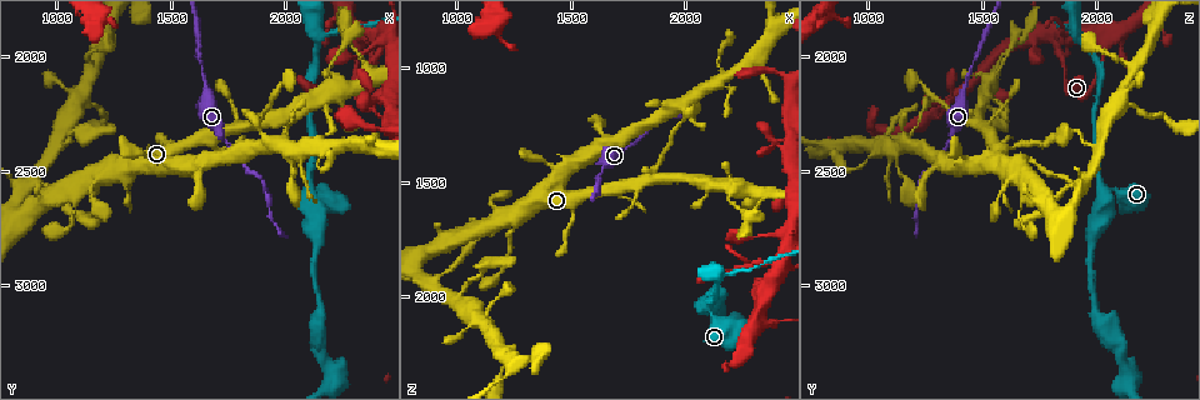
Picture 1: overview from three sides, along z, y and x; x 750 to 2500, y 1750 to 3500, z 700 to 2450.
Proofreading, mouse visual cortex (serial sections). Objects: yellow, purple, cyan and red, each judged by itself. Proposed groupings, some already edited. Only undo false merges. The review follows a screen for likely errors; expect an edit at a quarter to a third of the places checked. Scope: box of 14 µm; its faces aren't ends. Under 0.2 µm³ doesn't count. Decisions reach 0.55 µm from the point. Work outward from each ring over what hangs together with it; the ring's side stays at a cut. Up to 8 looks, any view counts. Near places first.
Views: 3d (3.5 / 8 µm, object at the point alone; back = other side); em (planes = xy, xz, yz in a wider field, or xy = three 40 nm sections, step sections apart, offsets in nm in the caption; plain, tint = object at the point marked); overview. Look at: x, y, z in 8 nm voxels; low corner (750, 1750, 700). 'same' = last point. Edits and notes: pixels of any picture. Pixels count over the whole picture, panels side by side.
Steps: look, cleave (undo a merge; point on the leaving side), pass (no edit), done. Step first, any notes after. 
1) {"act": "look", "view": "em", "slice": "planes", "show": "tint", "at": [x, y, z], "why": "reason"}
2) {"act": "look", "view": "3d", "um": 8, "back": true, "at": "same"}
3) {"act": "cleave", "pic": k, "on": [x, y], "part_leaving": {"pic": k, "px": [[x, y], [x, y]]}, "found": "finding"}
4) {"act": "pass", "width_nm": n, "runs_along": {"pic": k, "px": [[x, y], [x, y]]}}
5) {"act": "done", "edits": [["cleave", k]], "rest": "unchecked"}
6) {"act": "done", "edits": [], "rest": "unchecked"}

{"act": "look", "view": "3d", "um": 8, "back": true, "at": [960, 2450, 2000], "why": "three-way junction"}

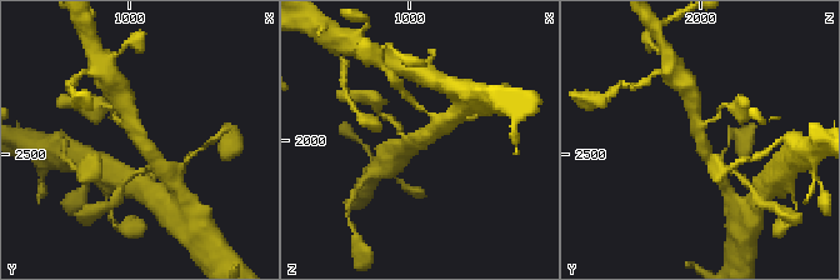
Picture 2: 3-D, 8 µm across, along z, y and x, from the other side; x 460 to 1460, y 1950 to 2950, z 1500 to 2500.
{"act": "look", "view": "3d", "um": 3.5, "at": [960, 2440, 1990], "why": "zoom in"}

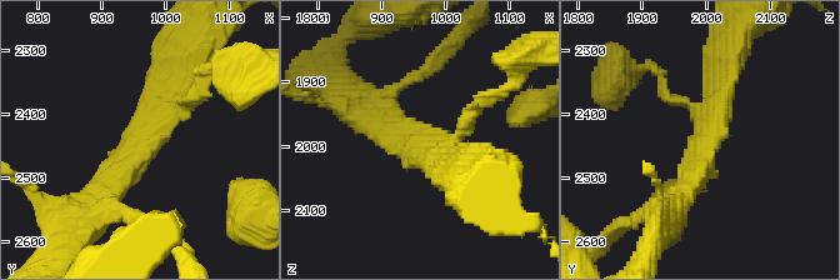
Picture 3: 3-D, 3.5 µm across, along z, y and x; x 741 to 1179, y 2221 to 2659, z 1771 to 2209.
{"act": "pass", "arm_widths_nm": [150, 250, 300], "found": "continuous, no second cell"}

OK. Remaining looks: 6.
{"act": "look", "view": "3d", "um": 3.5, "at": [1130, 2160, 2100], "why": "sudden change in width"}

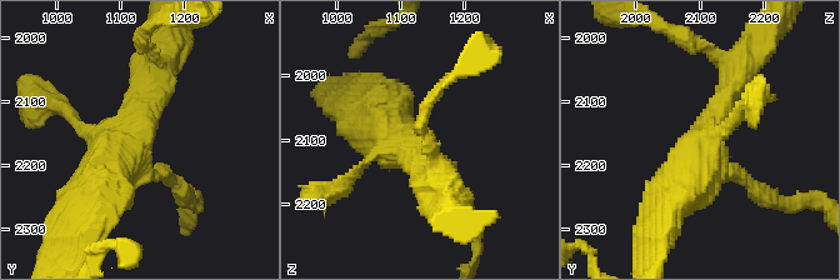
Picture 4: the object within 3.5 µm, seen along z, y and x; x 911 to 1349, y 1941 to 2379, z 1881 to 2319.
{"act": "look", "view": "em", "slice": "xy", "step": 2, "show": "tint", "at": [1115, 2155, 2115]}

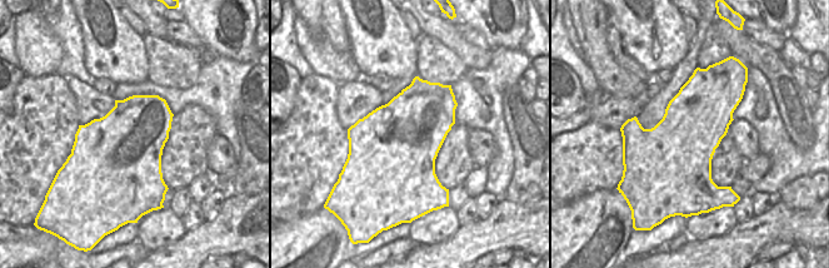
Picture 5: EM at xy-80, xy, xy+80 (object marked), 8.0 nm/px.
{"act": "pass", "width_nm": 700, "runs_along": {"pic": 4, "px": [[83, 221], [151, 86]]}, "found": "all the same cell"}

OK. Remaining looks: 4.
{"act": "look", "view": "3d", "um": 3.5, "at": [1650, 2140, 1430], "why": "sudden change in width"}

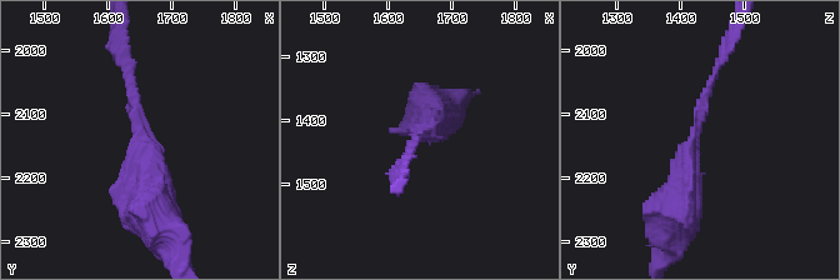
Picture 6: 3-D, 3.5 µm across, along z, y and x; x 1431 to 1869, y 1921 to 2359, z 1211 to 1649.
{"act": "look", "view": "em", "slice": "xy", "step": 2, "show": "tint", "at": [1650, 2135, 1420], "arm_widths_nm": [150, 500]}

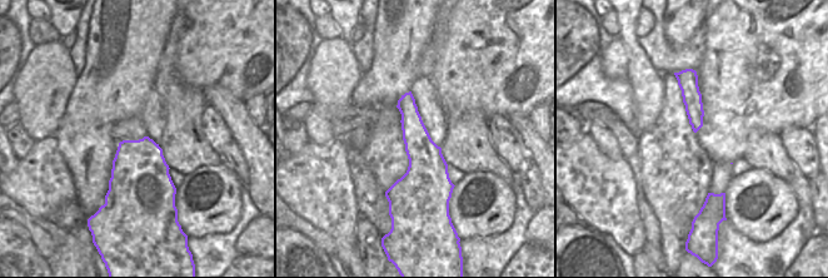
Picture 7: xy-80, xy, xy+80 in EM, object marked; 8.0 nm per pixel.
{"act": "look", "view": "em", "slice": "xy", "step": 1, "show": "tint", "at": "same"}

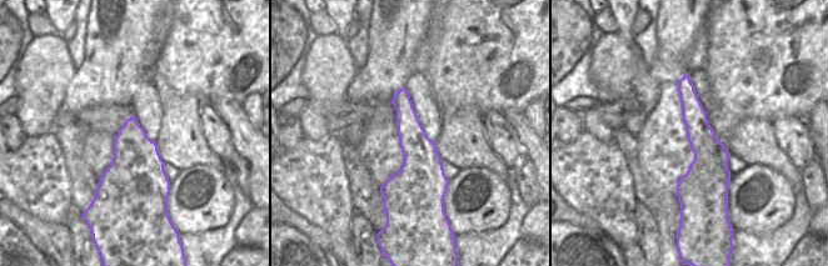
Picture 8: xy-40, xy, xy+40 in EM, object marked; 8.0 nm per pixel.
{"act": "pass", "runs_along": {"pic": 8, "px": [[687, 78], [702, 177], [682, 199]]}, "found": "continuous, no second cell"}

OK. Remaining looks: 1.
{"act": "done", "edits": [], "rest": "unchecked"}

